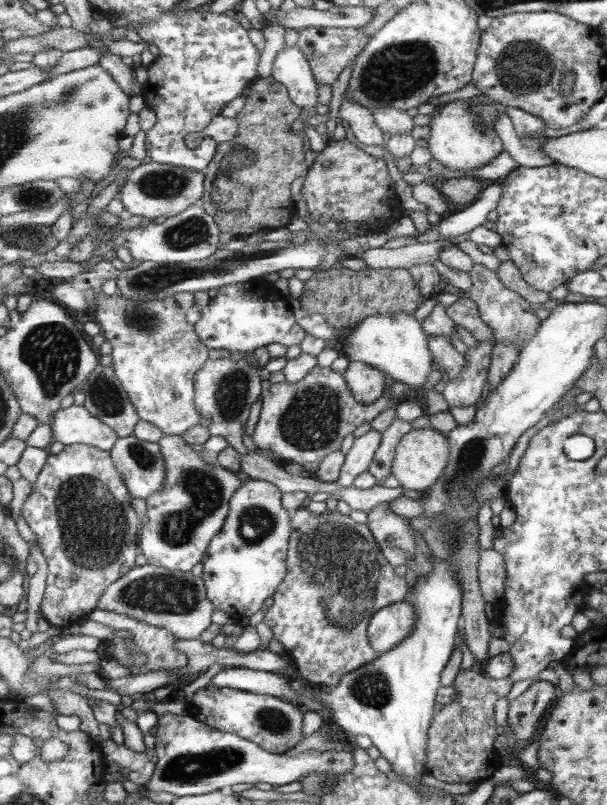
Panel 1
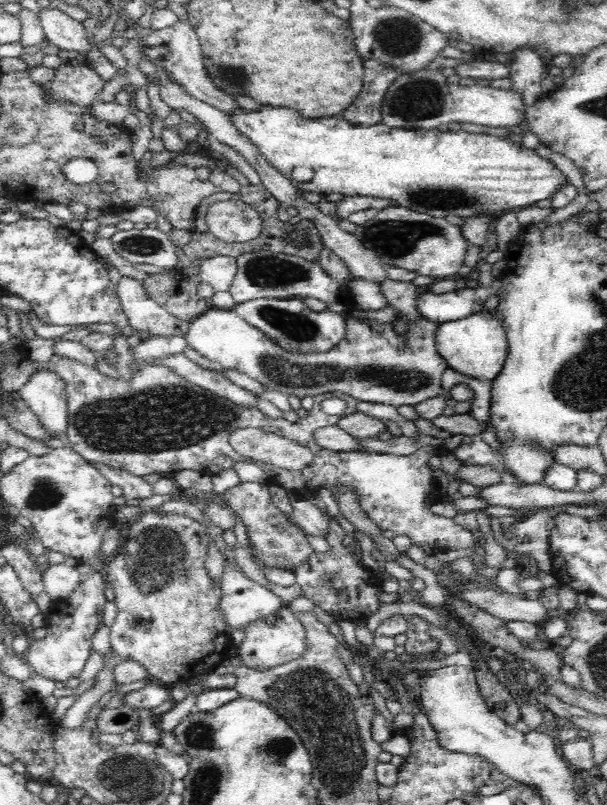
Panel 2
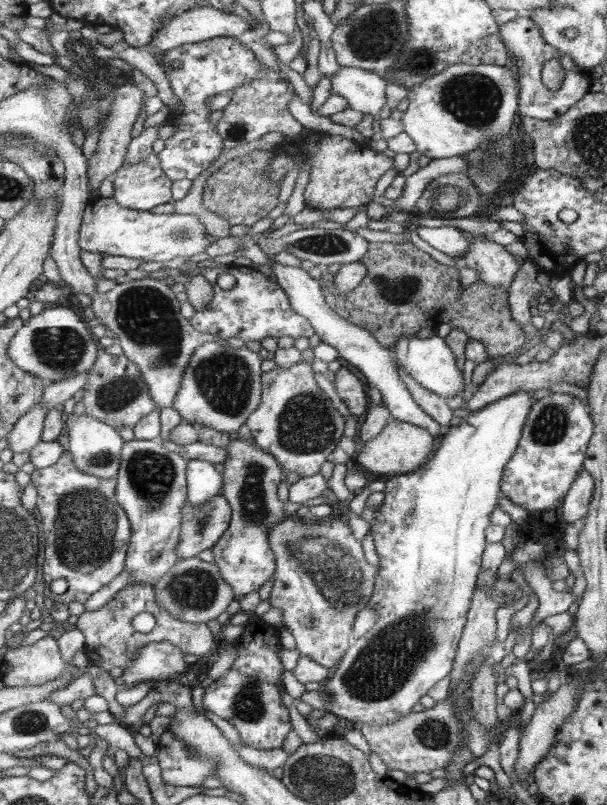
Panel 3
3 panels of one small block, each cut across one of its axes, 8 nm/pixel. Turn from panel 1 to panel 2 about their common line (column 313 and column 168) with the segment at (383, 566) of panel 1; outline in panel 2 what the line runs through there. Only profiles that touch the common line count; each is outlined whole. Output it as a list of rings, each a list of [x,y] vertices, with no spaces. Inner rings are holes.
[[[146,511],[146,513],[142,513],[140,515],[140,520],[138,522],[134,522],[130,528],[128,528],[128,539],[126,540],[126,544],[118,549],[118,552],[115,554],[115,557],[110,560],[107,564],[107,567],[103,570],[105,580],[108,586],[112,587],[114,591],[114,602],[117,606],[117,615],[114,619],[114,623],[110,626],[110,656],[102,656],[105,661],[105,665],[98,672],[98,674],[94,677],[95,682],[94,685],[82,692],[82,694],[77,698],[76,701],[72,703],[72,705],[68,708],[64,716],[62,716],[59,726],[64,728],[83,728],[83,722],[88,718],[88,711],[100,700],[103,694],[110,691],[113,684],[113,670],[115,666],[122,661],[125,660],[134,660],[136,662],[140,662],[140,664],[144,665],[146,669],[148,669],[147,676],[157,682],[158,684],[163,684],[164,686],[170,687],[171,685],[183,681],[183,682],[191,682],[198,678],[199,674],[203,672],[209,672],[214,669],[216,666],[223,664],[224,653],[231,650],[233,647],[231,644],[231,633],[232,629],[228,629],[228,625],[224,623],[220,609],[219,602],[221,601],[221,582],[218,584],[213,584],[211,582],[210,577],[208,577],[208,573],[206,573],[206,554],[208,553],[208,545],[212,542],[212,539],[209,537],[207,530],[205,529],[200,522],[196,522],[196,520],[192,520],[190,516],[182,516],[182,514],[166,514],[164,511]]]

